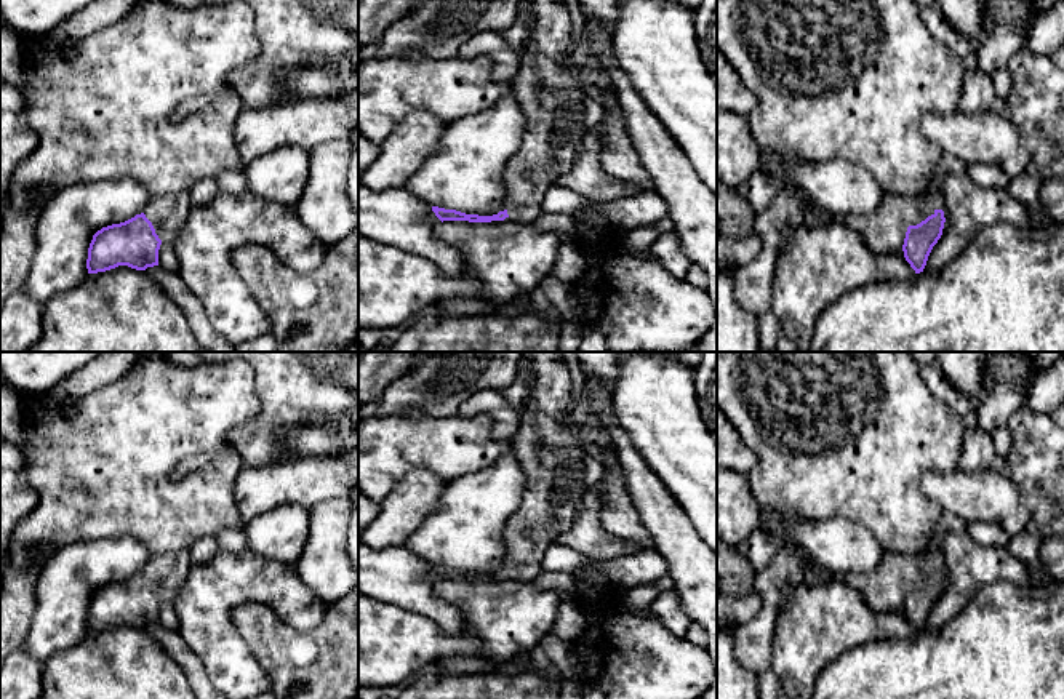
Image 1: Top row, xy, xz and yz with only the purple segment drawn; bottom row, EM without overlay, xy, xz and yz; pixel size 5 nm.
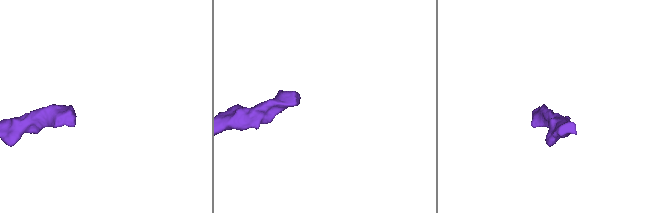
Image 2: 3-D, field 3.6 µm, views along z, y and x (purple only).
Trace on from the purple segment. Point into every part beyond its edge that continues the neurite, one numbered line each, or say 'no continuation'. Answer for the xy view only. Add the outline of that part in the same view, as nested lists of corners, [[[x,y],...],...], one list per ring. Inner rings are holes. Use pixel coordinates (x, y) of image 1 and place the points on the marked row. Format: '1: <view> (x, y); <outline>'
1: xy (168, 215); [[[190,190],[152,197],[144,214],[162,242],[173,242],[192,211]]]

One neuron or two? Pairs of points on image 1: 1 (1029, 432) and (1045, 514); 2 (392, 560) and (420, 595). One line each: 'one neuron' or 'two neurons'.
1: one neuron
2: one neuron

